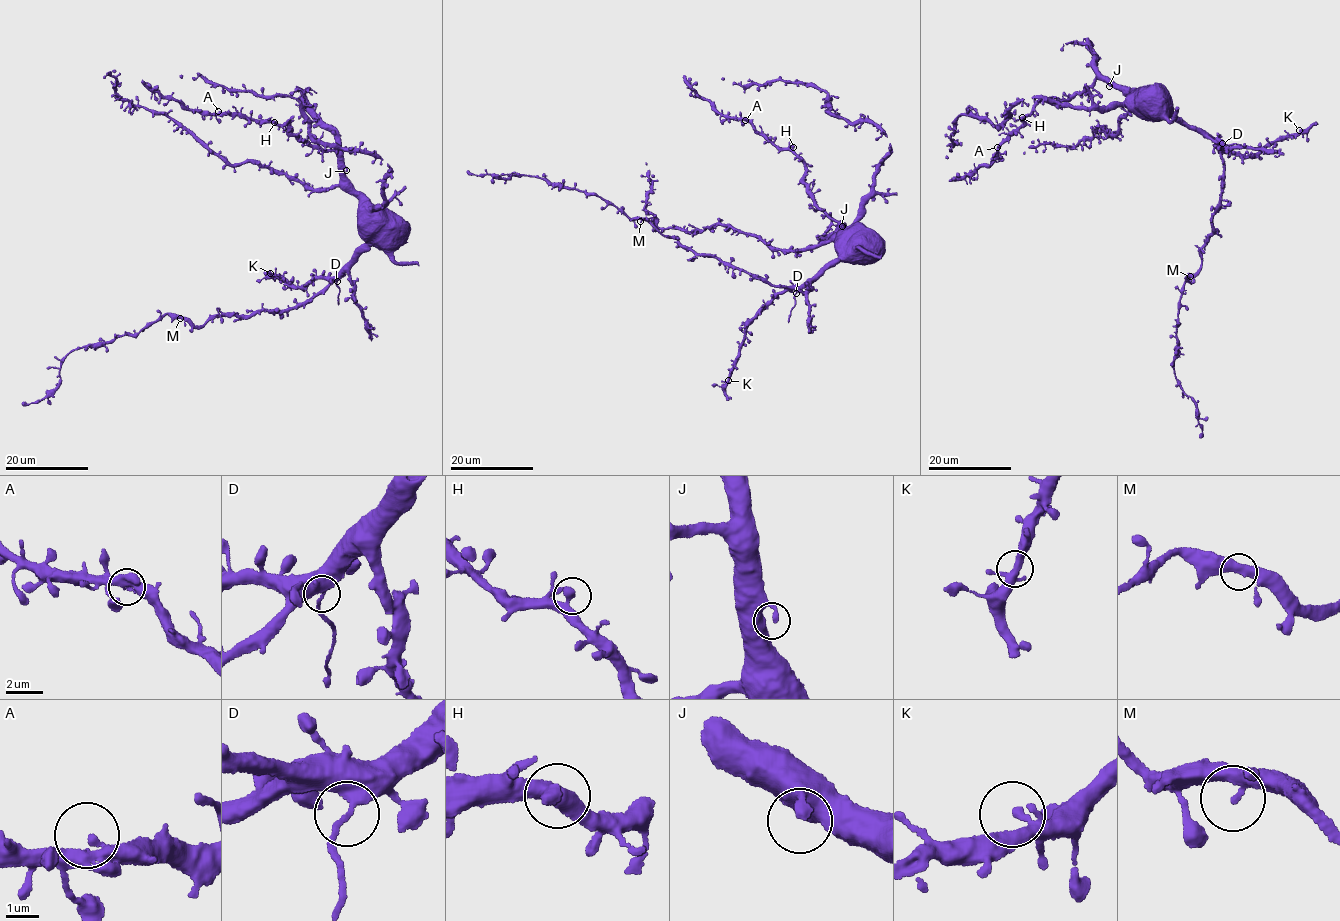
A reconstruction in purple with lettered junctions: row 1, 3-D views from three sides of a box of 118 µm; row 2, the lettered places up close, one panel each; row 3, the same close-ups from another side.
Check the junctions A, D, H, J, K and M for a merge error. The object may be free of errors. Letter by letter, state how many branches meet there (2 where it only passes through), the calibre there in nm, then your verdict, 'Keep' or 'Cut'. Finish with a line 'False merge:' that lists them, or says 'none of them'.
A: Branches: 2. Thickness 200 nm. Keep
D: Branches: 2. Thickness 280 nm. Cut
H: Branches: 2. Thickness 360 nm. Keep
J: Branches: 1. Thickness 280 nm. Keep
K: Branches: 2. Thickness 180 nm. Keep
M: Branches: 2. Thickness 340 nm. Keep
False merge: D

